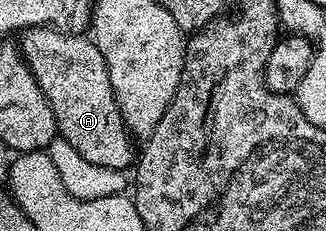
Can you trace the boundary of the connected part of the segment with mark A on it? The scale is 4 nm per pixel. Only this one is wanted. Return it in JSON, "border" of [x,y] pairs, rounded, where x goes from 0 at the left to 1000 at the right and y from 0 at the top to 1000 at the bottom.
{"border":[[[98,113],[58,152],[61,238],[117,346],[129,416],[166,485],[181,593],[227,632],[255,688],[310,727],[390,740],[411,701],[408,584],[368,498],[325,260],[279,160],[199,147],[153,113]]]}

